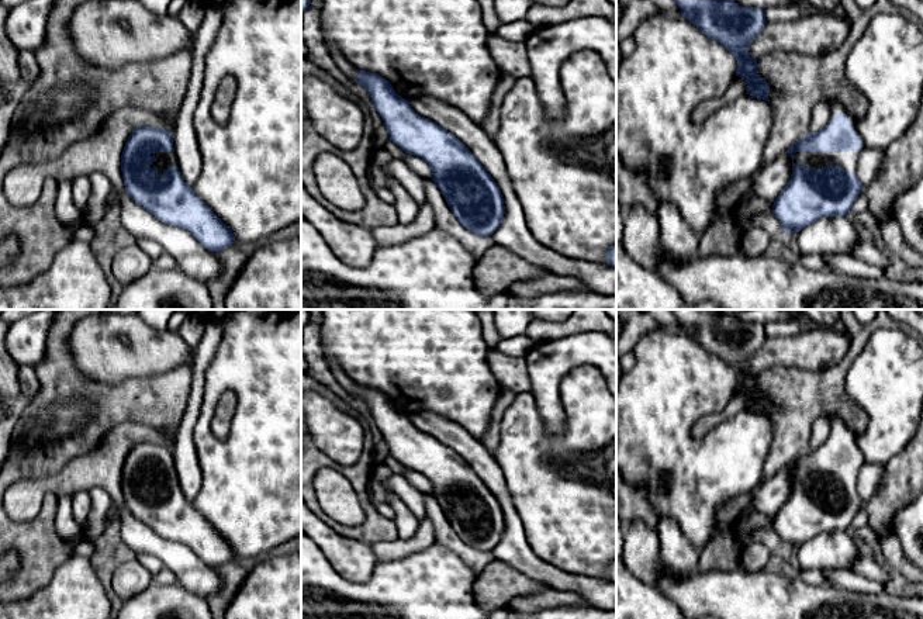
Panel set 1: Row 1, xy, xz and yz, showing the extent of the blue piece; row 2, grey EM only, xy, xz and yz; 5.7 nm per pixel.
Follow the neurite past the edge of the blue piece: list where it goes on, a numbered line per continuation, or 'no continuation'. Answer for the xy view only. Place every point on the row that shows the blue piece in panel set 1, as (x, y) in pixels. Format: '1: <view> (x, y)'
1: xy (163, 159)

